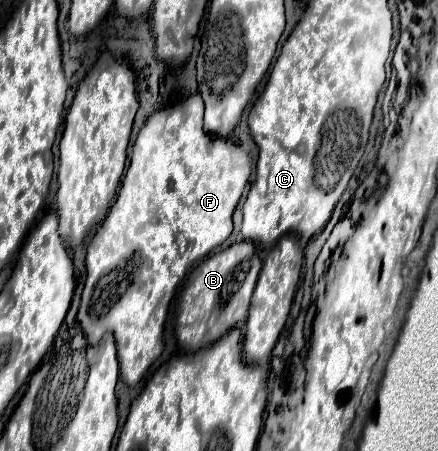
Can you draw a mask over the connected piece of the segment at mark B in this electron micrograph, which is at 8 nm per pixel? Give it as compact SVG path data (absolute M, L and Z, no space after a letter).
M238 242L222 252L204 258L196 268L192 268L180 292L176 318L178 342L184 350L196 352L204 346L210 346L228 330L246 322L250 296L254 292L260 266L262 262L254 252L254 244Z

